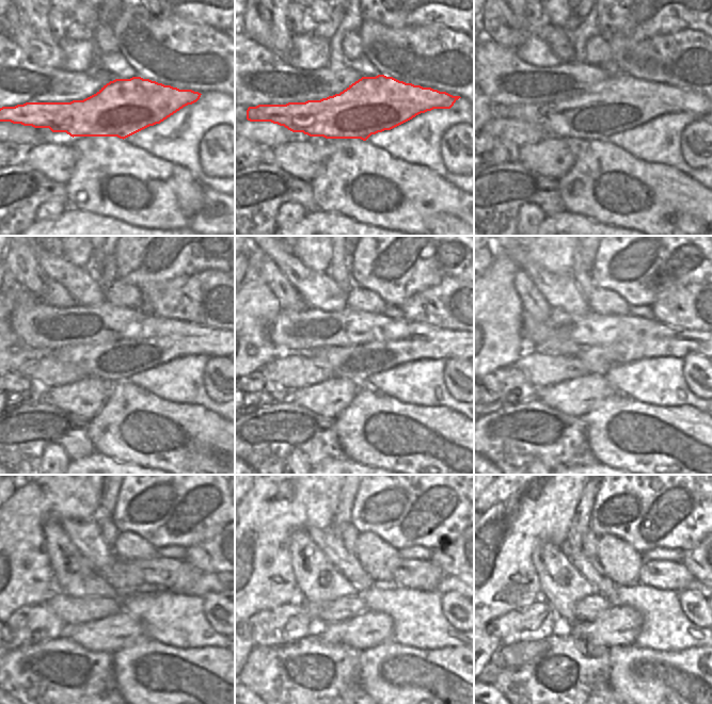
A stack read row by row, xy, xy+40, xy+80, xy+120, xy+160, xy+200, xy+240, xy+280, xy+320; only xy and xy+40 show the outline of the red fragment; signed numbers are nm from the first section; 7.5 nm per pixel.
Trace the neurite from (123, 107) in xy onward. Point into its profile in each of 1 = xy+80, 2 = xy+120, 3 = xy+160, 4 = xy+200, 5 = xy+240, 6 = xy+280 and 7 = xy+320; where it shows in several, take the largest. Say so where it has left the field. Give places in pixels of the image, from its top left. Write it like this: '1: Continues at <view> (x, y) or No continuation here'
1: Continues at xy+80 (621, 102)
2: Continues at xy+120 (155, 340)
3: Continues at xy+160 (356, 363)
4: Continues at xy+200 (662, 340)
5: Continues at xy+240 (205, 584)
6: Continues at xy+280 (448, 584)
7: Continues at xy+320 (691, 587)

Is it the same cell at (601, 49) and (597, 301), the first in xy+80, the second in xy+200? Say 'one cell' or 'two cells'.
one cell

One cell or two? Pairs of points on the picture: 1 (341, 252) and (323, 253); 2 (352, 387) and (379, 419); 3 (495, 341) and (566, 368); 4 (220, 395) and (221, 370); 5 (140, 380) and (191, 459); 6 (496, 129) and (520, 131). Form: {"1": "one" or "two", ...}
{"1": "two", "2": "two", "3": "two", "4": "one", "5": "two", "6": "one"}

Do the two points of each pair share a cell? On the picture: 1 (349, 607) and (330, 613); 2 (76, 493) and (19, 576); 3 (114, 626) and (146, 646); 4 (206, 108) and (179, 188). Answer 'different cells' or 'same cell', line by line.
1: same cell
2: same cell
3: different cells
4: different cells

